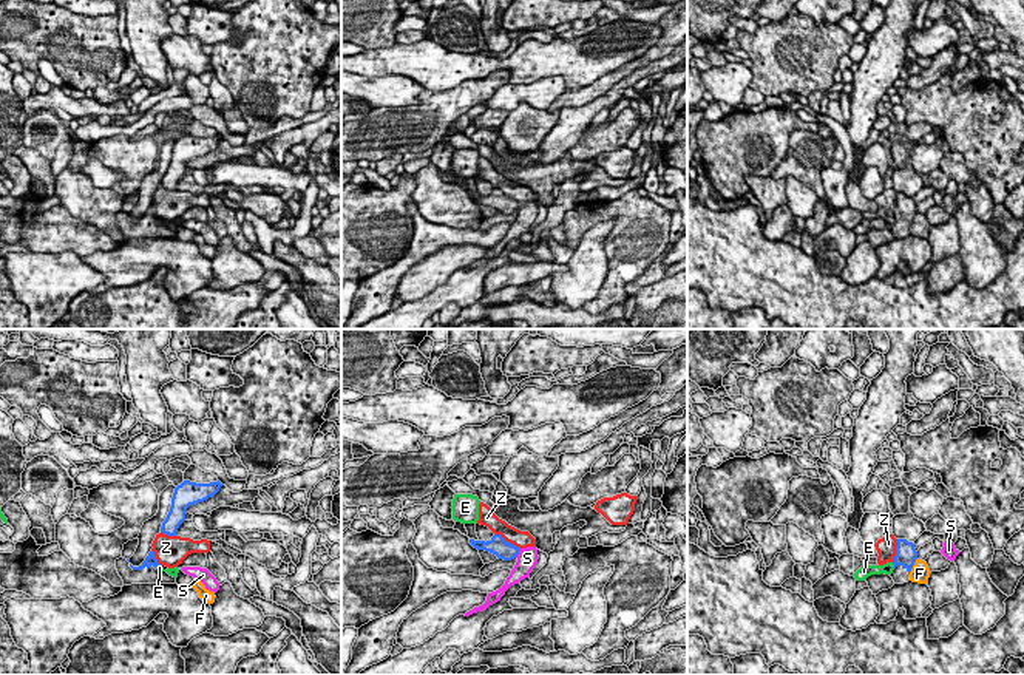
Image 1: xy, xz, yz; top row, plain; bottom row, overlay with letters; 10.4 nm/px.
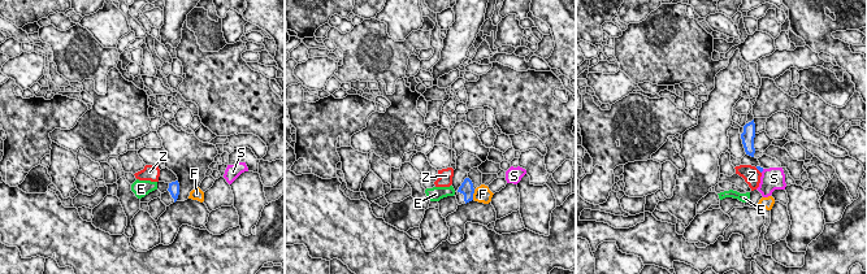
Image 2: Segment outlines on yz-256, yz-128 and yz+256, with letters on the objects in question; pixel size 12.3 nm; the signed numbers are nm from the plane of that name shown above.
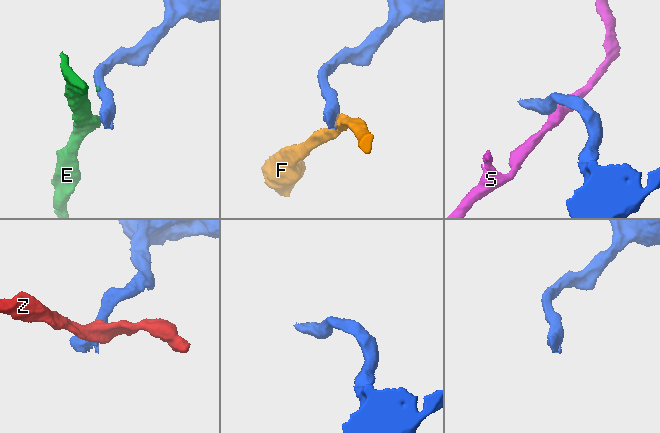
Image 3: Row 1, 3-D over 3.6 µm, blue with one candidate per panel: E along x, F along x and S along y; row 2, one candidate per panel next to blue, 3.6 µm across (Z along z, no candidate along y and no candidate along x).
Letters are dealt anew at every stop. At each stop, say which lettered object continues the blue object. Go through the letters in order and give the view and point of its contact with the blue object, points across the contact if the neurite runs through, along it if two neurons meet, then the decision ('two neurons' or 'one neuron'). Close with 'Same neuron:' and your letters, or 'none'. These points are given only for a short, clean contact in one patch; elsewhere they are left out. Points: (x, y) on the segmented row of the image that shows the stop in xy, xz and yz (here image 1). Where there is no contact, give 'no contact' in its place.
E: meets blue in yz at (895, 566); border along yz (891, 563), (895, 567); two neurons
F: meets blue in yz at (913, 564); border along yz (916, 558), (908, 573); two neurons
S: meets blue in xz at (518, 553); border along xz (521, 549), (516, 556); two neurons
Z: meets blue in xz at (505, 541); border along xz (495, 533), (499, 533), (519, 549); two neurons
Same neuron: none

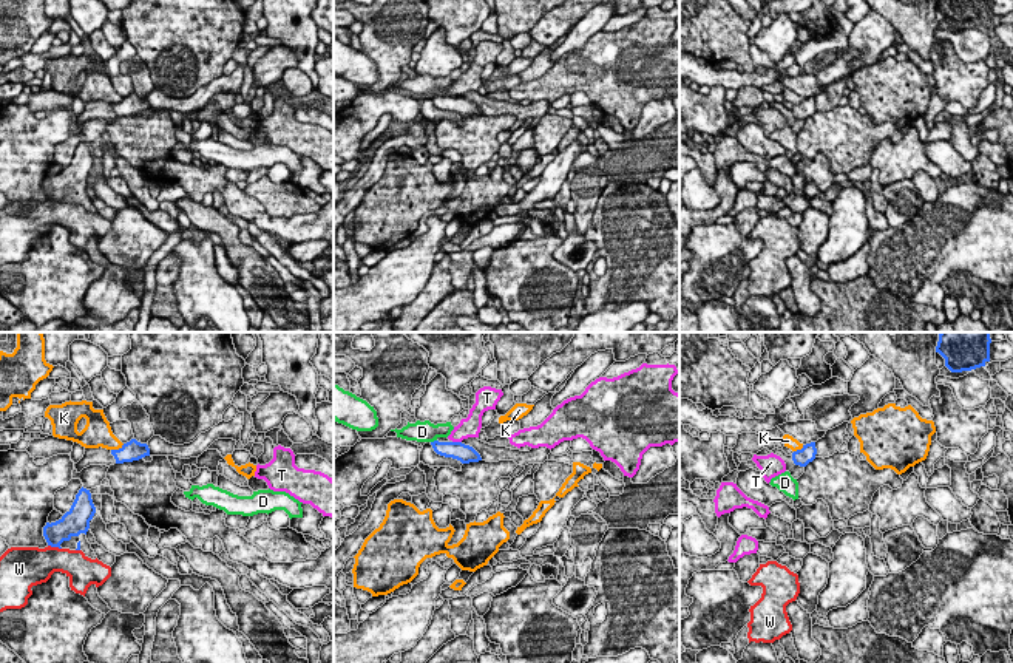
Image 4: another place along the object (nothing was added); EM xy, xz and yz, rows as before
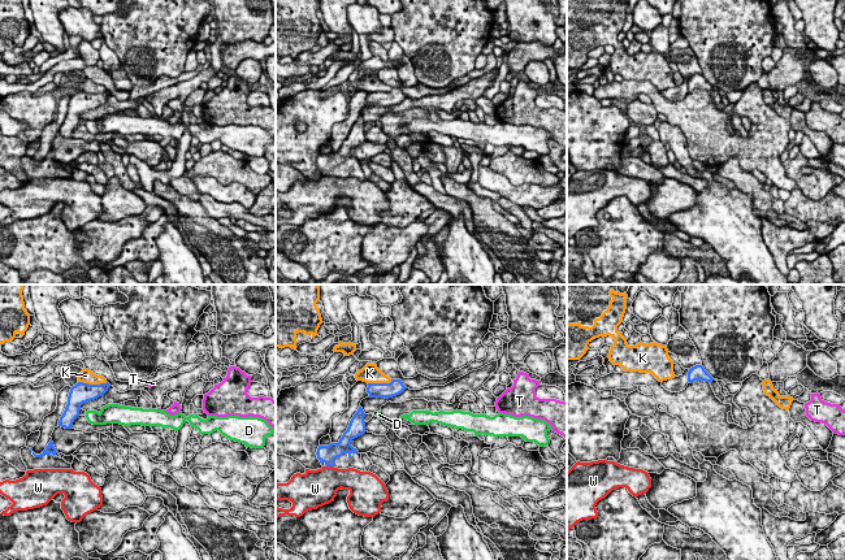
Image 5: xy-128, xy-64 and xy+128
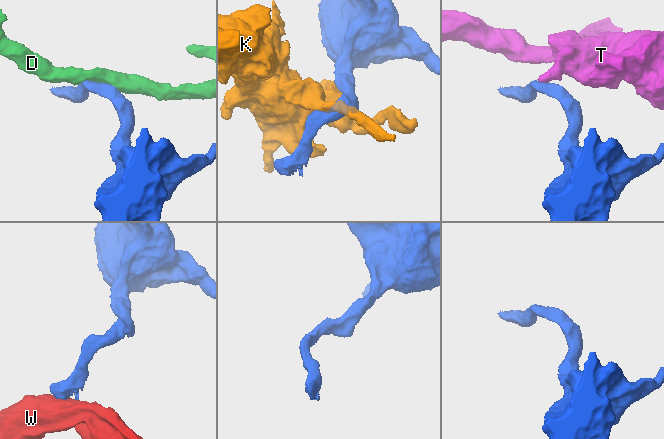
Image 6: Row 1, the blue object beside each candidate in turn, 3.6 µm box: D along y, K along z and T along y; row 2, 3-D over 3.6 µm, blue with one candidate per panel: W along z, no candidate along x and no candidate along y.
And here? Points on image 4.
D: meets blue in xz at (434, 441); border along xz (436, 439), (431, 442); two neurons
K: meets blue in xy at (119, 448); two neurons
T: meets blue in xz at (457, 442); two neurons
W: meets blue in xy at (54, 546); border along xy (48, 544), (60, 549); two neurons
Same neuron: none

